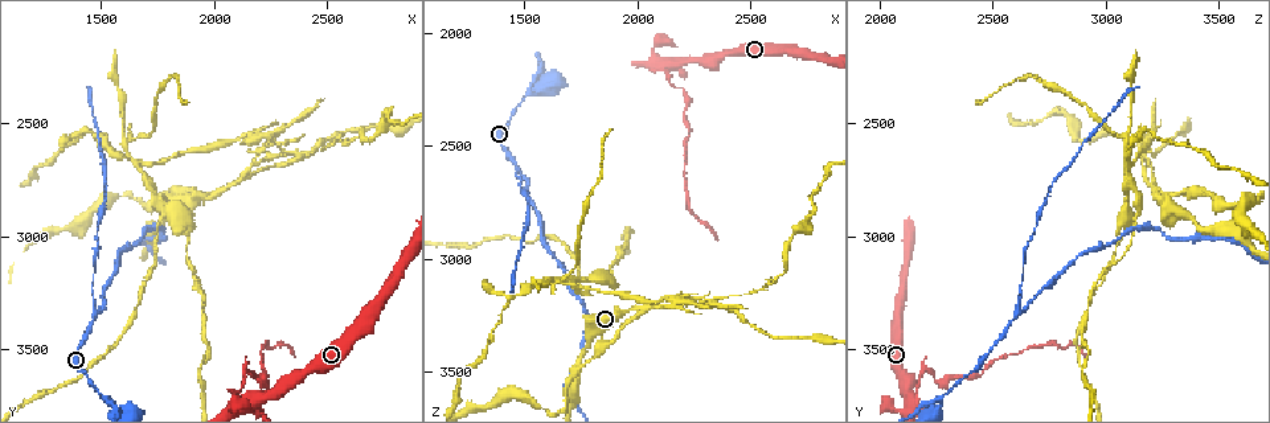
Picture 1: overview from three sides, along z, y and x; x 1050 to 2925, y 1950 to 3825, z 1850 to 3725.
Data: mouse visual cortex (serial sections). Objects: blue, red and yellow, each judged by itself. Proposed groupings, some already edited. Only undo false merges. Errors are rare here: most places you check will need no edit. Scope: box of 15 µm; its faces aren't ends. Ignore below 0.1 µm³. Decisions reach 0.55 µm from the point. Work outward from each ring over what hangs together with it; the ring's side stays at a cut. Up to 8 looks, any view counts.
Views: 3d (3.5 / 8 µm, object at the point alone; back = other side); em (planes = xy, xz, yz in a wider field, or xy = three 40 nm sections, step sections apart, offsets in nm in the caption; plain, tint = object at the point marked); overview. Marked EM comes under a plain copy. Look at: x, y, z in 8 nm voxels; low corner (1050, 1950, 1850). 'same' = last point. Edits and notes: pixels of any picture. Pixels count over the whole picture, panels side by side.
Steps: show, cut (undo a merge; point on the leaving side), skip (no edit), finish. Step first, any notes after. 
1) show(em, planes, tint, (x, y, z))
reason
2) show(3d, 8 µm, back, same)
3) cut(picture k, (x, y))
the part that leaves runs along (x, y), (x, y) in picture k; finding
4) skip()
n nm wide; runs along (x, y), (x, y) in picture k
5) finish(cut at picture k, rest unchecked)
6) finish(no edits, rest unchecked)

show(3d, 3.5 µm, (1480, 3350, 2620))

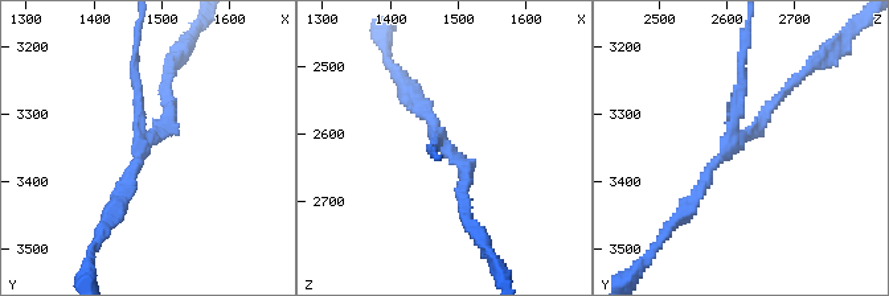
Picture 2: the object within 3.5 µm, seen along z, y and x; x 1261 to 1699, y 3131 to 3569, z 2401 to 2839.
show(em, xy, step 3, tint, (1470, 3350, 2615))

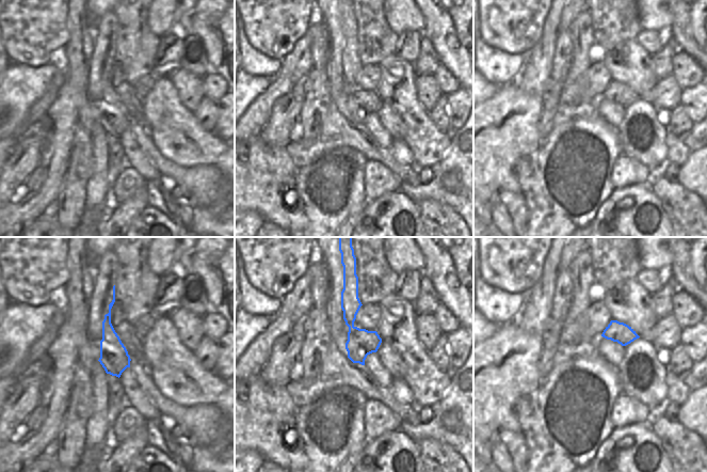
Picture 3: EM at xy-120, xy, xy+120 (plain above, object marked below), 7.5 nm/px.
cut(picture 2, (136, 82))
arms of 150, 150, 200 nm; two cells meet here

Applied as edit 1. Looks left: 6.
show(3d, 8 µm, (2140, 3580, 2200))
sharp bend

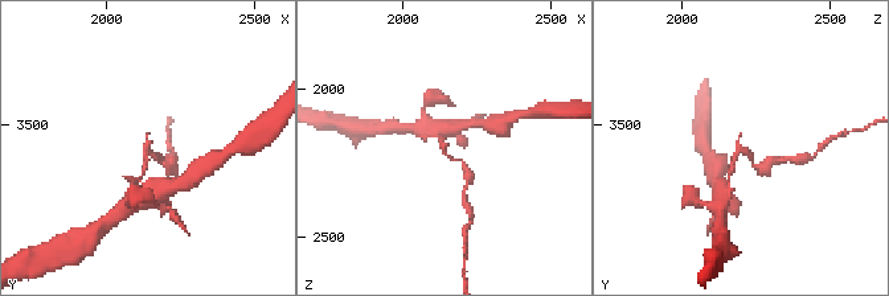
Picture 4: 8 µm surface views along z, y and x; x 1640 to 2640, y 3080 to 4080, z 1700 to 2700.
show(em, xy, step 5, tint, (2130, 3580, 2190))
arms of 100, 150 nm

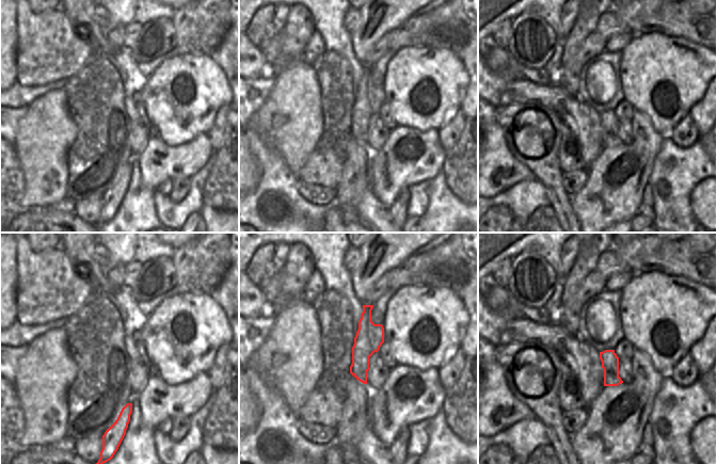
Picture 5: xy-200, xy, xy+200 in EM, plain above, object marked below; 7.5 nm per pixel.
skip()
220 nm wide; runs along (369, 307), (362, 350), (364, 380) in picture 5; all the same cell

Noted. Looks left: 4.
show(3d, 3.5 µm, (2020, 2790, 3220))

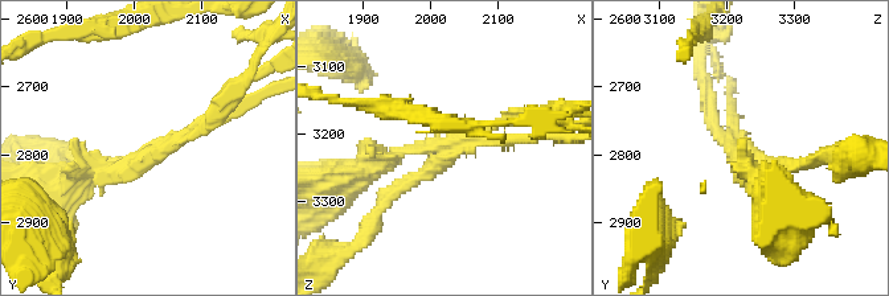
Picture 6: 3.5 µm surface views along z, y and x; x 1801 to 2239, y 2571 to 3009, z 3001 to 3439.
show(em, xy, step 3, tint, (2015, 2805, 3215))
shape alone is not enough

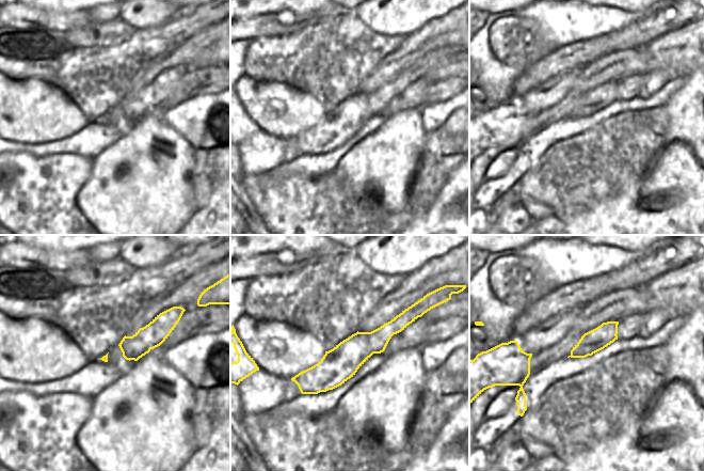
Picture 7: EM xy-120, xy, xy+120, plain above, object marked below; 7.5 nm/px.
cut(picture 6, (712, 114))
arms of 150, 150, 150, 200 nm; border along (393, 333), (379, 331), (372, 351) in picture 7; two cells meet here

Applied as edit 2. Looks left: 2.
finish(cut at picture 2, cut at picture 6, rest unchecked)

